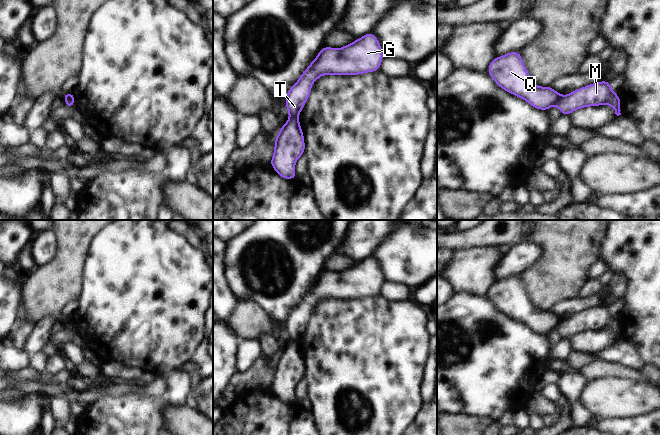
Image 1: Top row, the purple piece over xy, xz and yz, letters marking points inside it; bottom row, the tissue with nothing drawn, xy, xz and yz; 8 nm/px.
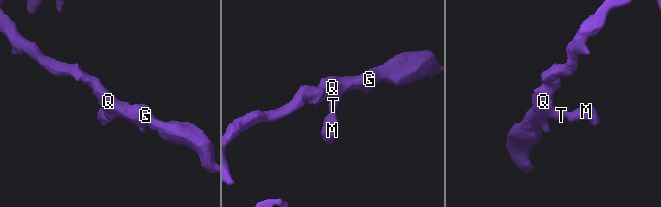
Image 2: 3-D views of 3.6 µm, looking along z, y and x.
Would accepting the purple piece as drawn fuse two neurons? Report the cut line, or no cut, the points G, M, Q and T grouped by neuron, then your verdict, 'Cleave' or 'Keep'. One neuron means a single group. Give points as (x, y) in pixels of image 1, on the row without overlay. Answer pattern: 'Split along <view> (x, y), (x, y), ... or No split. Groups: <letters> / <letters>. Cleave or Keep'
Split along yz (560, 320), (555, 328). Groups: G Q T / M. Cleave.

